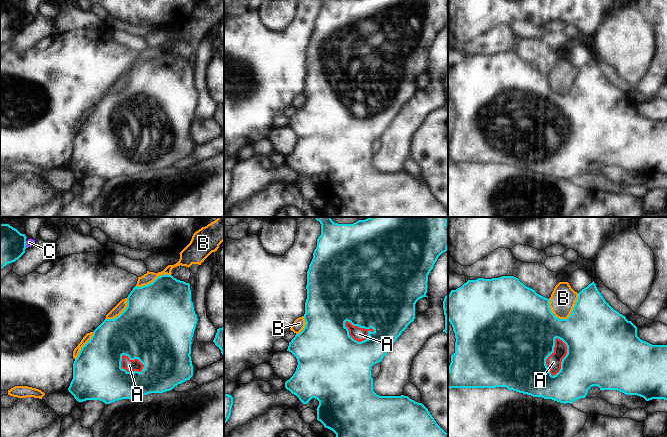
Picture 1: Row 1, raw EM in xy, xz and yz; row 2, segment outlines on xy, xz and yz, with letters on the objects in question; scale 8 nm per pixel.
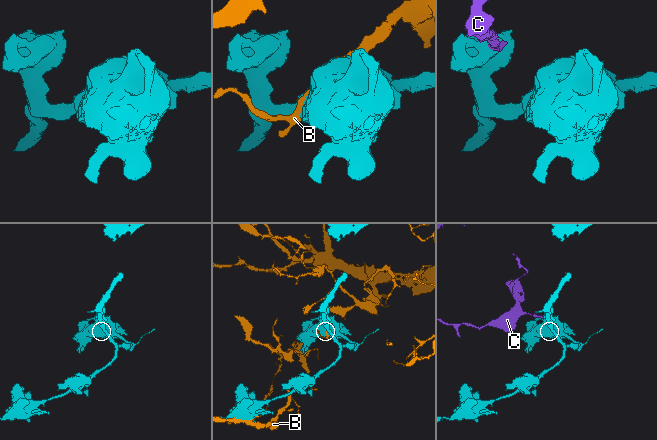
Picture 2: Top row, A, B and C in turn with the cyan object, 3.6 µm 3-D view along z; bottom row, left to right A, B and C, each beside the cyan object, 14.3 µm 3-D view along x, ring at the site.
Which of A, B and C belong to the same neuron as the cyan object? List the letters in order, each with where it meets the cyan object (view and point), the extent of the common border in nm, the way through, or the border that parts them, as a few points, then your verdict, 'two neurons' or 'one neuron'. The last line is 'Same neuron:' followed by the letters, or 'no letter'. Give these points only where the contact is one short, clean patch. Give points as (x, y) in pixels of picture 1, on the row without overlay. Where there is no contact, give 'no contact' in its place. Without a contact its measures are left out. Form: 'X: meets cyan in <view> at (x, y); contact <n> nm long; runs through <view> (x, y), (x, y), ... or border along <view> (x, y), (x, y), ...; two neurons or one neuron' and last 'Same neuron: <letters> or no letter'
A: meets cyan in yz at (548, 132); contact 320 nm long; one neuron
B: meets cyan in yz at (570, 90); contact 280 nm long; two neurons
C: meets cyan in xy at (25, 20); contact 60 nm long; border along xy (25, 17), (27, 23); two neurons
Same neuron: A

